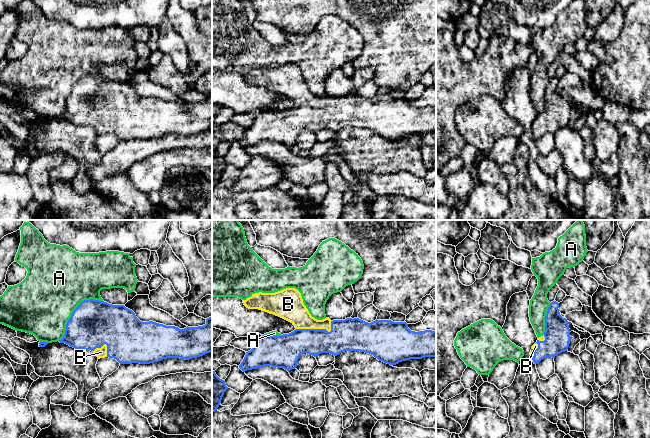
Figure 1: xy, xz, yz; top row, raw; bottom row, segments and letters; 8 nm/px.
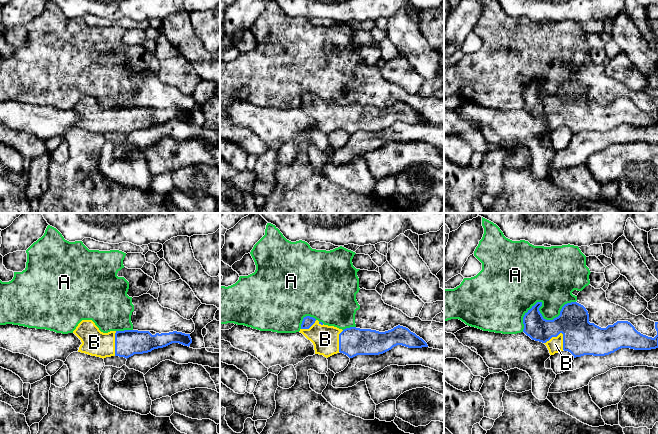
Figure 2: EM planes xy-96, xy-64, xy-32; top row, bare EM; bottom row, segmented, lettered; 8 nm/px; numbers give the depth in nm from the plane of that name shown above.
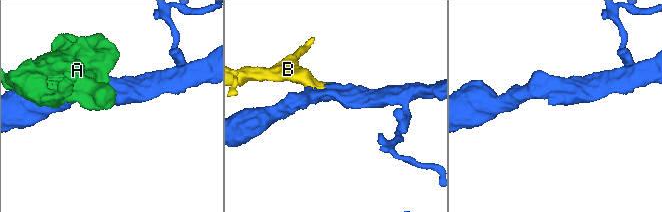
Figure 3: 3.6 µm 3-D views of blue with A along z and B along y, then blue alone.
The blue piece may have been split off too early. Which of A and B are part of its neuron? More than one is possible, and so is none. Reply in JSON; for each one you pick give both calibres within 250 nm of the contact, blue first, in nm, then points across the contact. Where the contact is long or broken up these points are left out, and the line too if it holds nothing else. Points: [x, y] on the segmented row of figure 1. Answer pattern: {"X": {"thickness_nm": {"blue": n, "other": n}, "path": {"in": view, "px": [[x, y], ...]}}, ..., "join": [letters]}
{"B": {"thickness_nm": {"blue": 260, "other": 190}, "path": {"in": "xz", "px": [[346, 335], [323, 335], [317, 329], [293, 309]]}}, "join": ["B"]}

